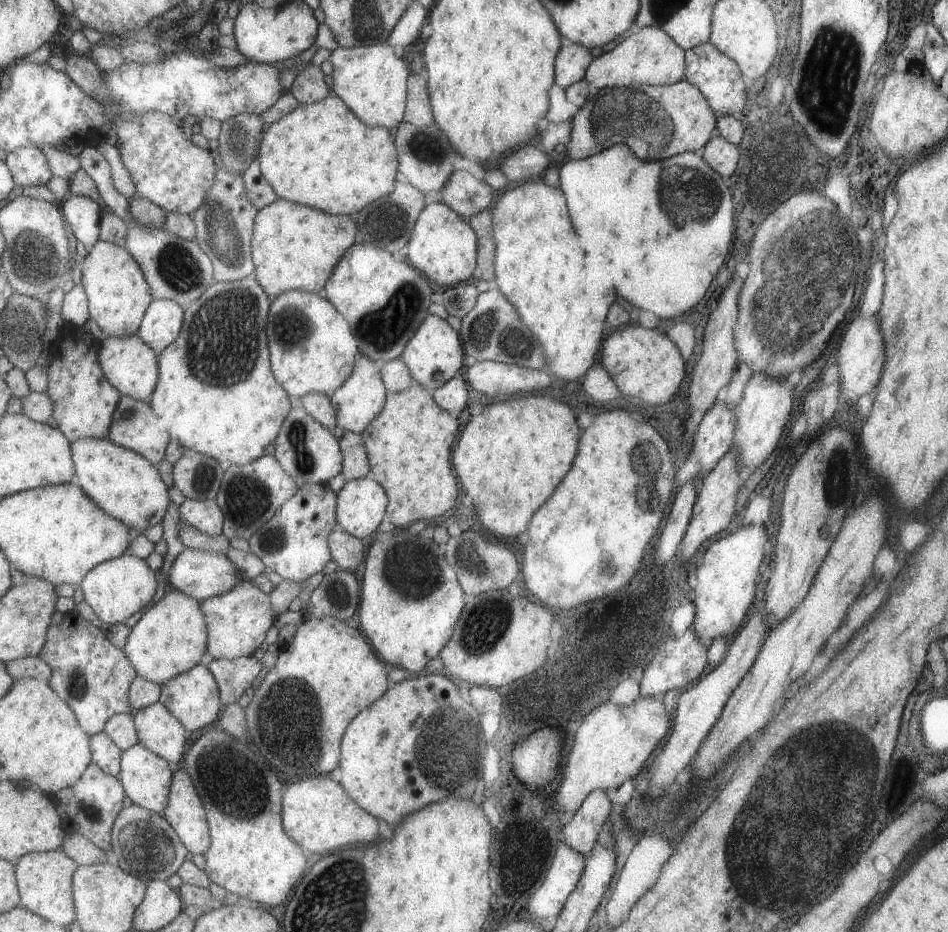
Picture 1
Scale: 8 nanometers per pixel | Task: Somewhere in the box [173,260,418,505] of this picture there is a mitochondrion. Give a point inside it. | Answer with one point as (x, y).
(225, 342)

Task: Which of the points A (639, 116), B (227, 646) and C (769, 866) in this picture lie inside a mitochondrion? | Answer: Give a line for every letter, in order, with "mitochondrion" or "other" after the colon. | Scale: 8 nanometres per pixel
A: mitochondrion
B: other
C: mitochondrion

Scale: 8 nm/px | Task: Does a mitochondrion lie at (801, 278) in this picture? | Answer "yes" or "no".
yes

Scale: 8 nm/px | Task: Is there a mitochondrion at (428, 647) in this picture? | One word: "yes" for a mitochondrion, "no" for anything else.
no

